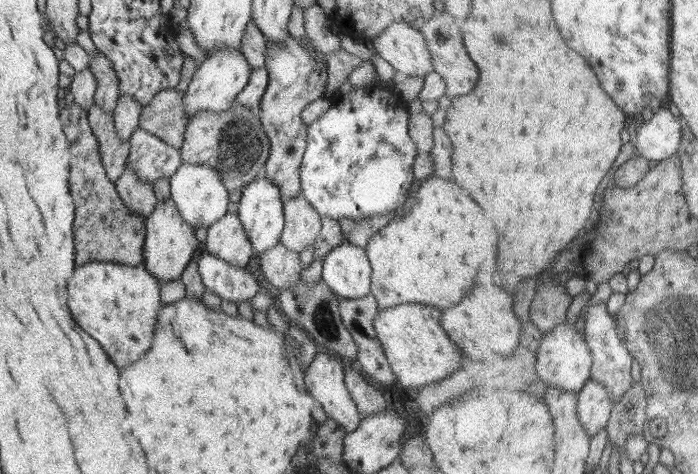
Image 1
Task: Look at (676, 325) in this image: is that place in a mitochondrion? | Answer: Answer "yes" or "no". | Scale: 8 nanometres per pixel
yes

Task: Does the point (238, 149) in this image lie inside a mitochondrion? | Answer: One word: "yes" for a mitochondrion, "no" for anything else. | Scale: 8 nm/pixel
yes

